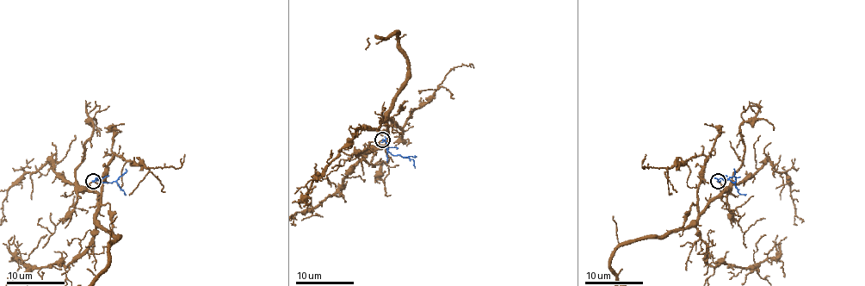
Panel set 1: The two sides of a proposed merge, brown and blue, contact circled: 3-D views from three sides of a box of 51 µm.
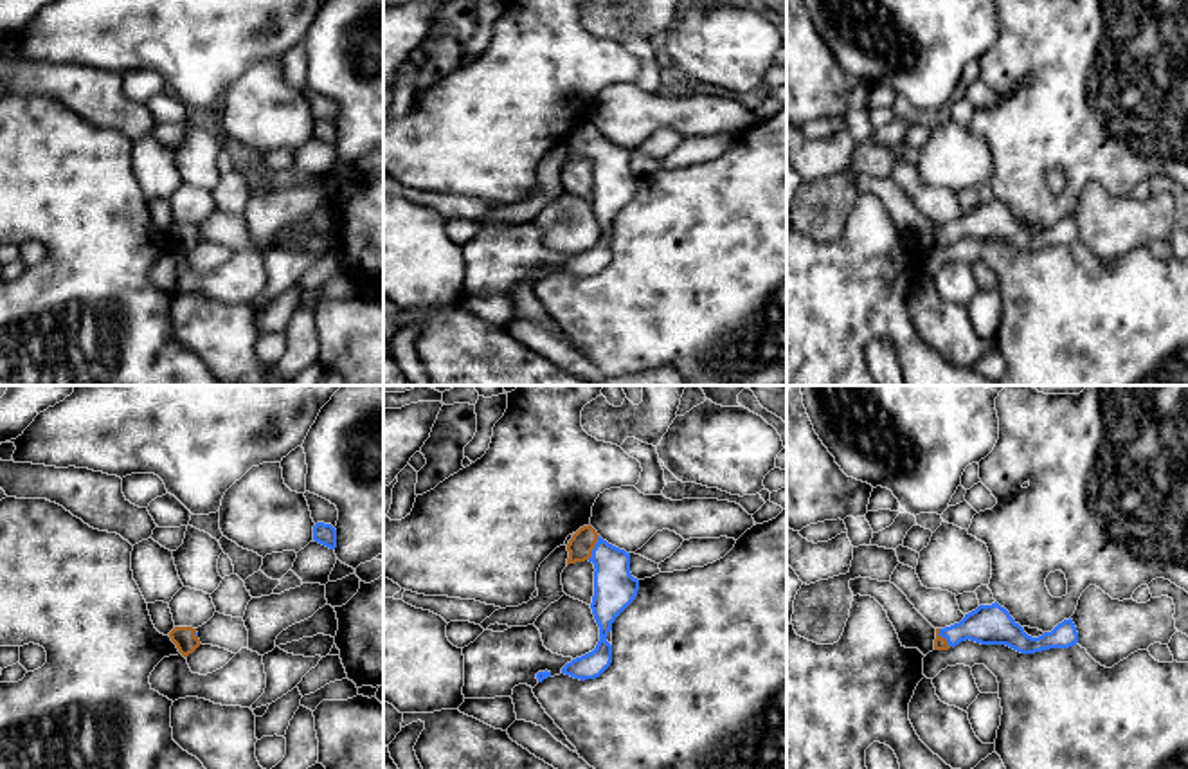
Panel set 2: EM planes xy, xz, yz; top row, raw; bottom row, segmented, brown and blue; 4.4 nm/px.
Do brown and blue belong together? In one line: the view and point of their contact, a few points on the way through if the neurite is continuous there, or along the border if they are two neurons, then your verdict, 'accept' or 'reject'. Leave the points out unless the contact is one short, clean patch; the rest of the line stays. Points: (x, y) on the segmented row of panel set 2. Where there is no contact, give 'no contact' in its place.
contact xz (593, 548); way xz (580, 546), (593, 548), (612, 568), (614, 588); accept

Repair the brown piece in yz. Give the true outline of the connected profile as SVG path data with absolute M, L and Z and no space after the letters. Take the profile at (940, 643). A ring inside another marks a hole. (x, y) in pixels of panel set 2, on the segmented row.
M997 602L979 605L965 614L959 623L936 629L934 650L949 650L961 641L981 645L1006 645L1021 654L1035 654L1049 648L1069 648L1078 643L1078 632L1073 620L1064 620L1051 632L1031 638Z

